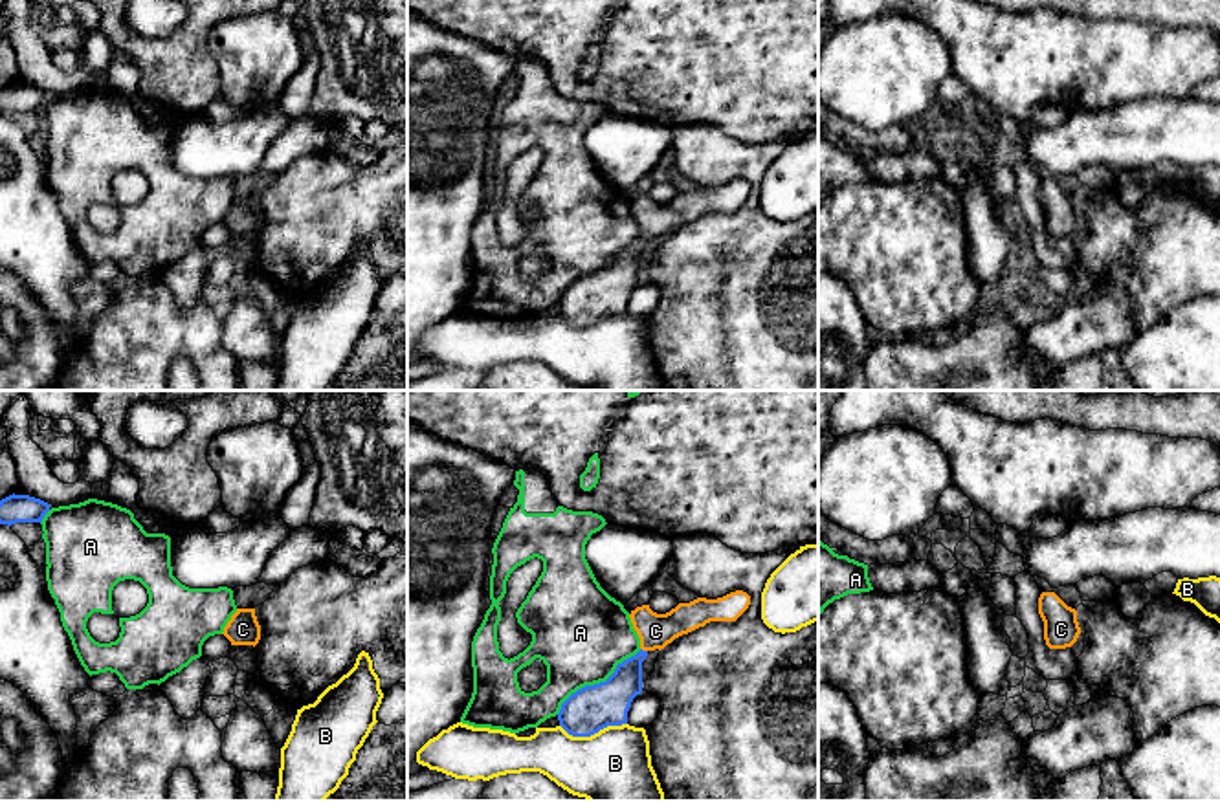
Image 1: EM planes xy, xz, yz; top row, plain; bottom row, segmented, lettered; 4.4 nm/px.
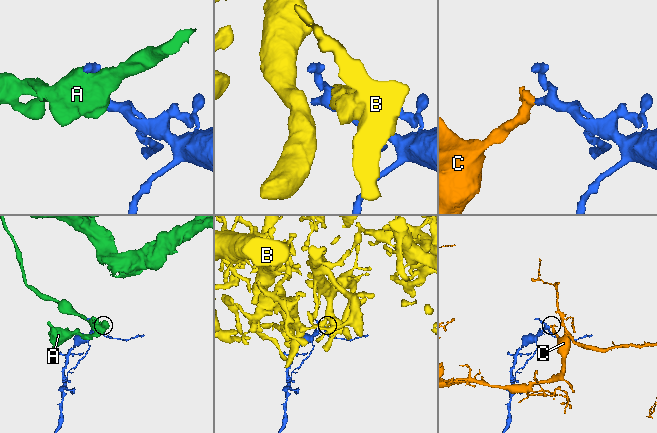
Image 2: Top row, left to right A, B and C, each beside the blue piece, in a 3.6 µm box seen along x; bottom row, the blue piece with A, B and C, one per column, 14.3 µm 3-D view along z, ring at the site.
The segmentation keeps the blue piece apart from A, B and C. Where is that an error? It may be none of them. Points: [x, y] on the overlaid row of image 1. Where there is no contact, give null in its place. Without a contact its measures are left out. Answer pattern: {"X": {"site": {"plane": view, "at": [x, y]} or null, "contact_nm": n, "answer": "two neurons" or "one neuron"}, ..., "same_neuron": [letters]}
{"A": {"site": {"plane": "xz", "at": [597, 684]}, "contact_nm": 480, "answer": "two neurons"}, "B": {"site": {"plane": "xz", "at": [593, 734]}, "contact_nm": 300, "answer": "two neurons"}, "C": {"site": {"plane": "xz", "at": [644, 651]}, "contact_nm": 40, "answer": "one neuron"}, "same_neuron": ["C"]}

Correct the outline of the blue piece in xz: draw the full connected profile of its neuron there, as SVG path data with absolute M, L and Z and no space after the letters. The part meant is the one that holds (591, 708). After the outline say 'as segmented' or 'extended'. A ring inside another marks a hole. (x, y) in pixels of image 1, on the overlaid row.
M736 590L717 599L679 603L666 614L653 612L649 605L637 607L629 618L640 638L640 651L618 664L605 682L572 693L558 713L560 726L572 737L591 737L607 726L627 724L631 702L642 693L642 662L649 651L660 651L710 621L736 621L749 605L750 596Z; extended

